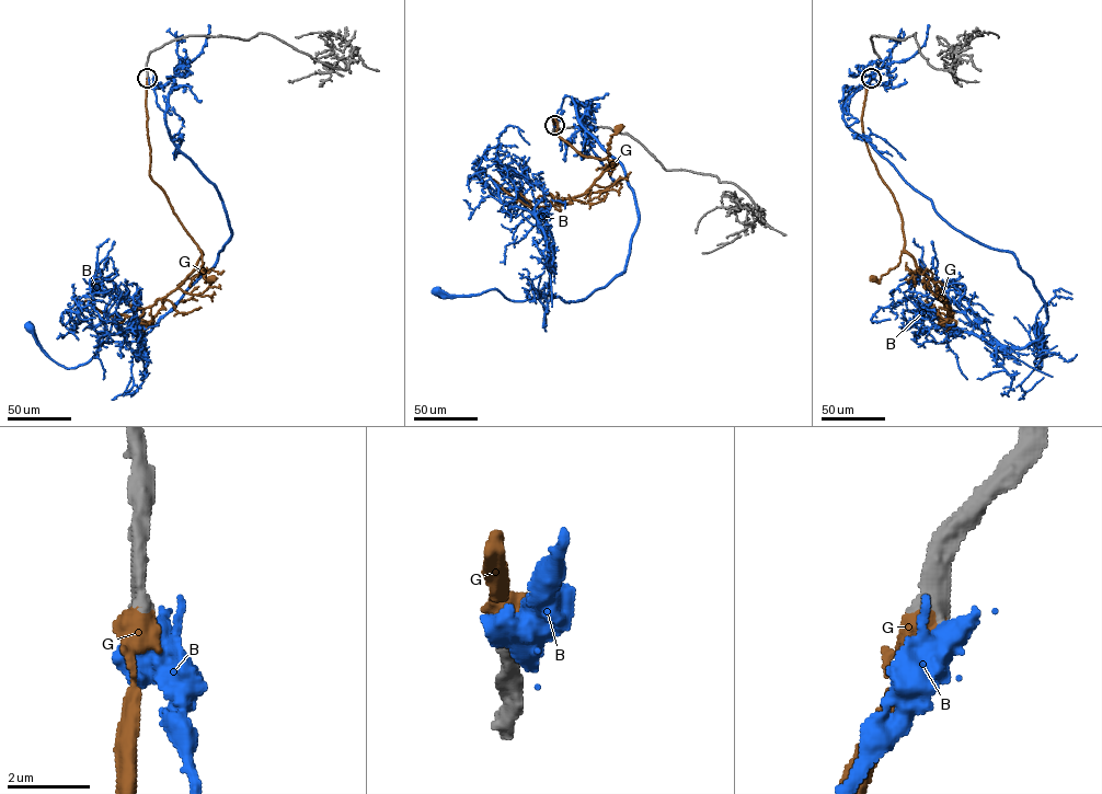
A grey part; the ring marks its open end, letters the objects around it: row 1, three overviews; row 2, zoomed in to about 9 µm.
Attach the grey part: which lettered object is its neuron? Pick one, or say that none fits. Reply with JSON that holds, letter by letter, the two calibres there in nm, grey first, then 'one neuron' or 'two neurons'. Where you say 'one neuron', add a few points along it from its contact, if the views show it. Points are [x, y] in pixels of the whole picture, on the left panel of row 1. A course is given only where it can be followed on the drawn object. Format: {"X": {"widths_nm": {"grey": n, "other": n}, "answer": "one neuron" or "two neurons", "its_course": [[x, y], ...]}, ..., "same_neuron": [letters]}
{"B": {"widths_nm": {"grey": 480, "other": 700}, "answer": "two neurons"}, "G": {"widths_nm": {"grey": 500, "other": 700}, "answer": "one neuron", "its_course": [[147, 78], [149, 176], [202, 252], [204, 277], [211, 279]]}, "same_neuron": ["G"]}

